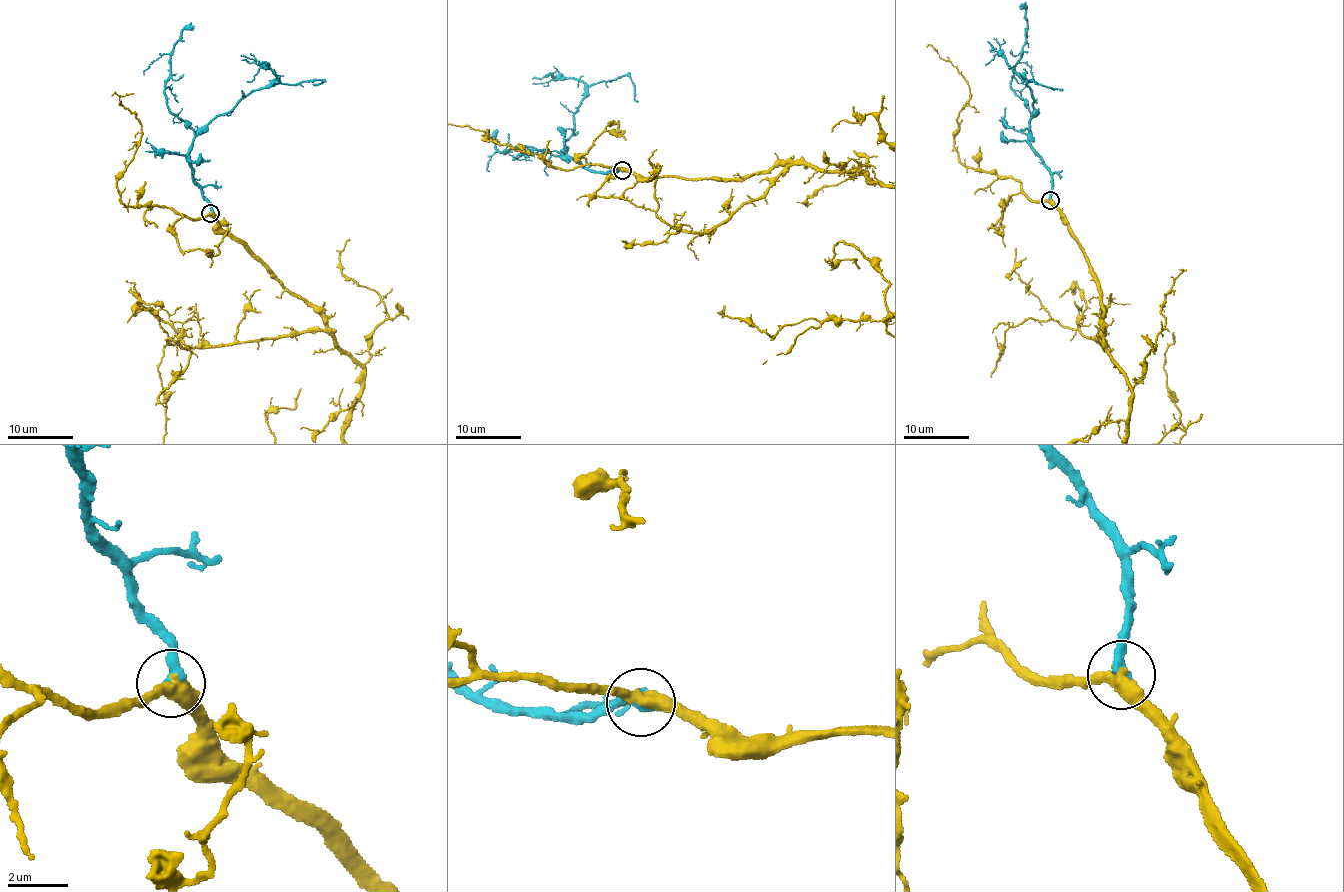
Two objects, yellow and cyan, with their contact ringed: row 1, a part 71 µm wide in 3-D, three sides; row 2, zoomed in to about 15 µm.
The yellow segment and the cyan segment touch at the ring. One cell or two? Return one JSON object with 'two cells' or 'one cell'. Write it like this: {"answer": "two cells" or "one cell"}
{"answer": "one cell"}

